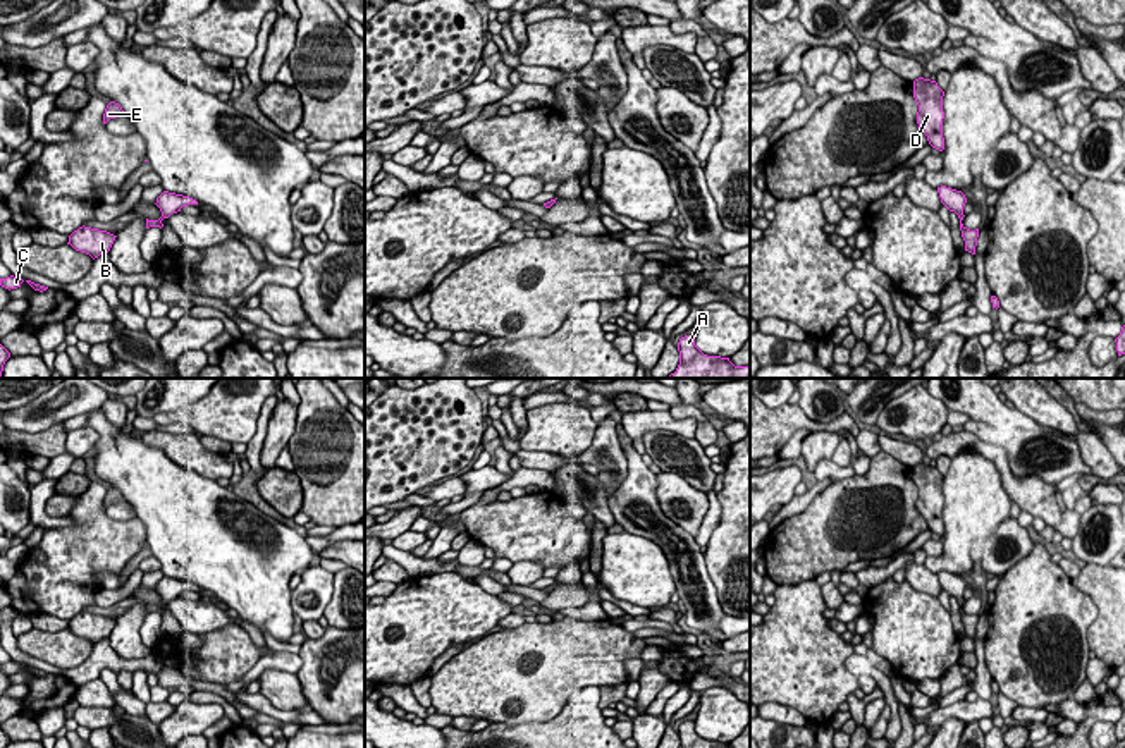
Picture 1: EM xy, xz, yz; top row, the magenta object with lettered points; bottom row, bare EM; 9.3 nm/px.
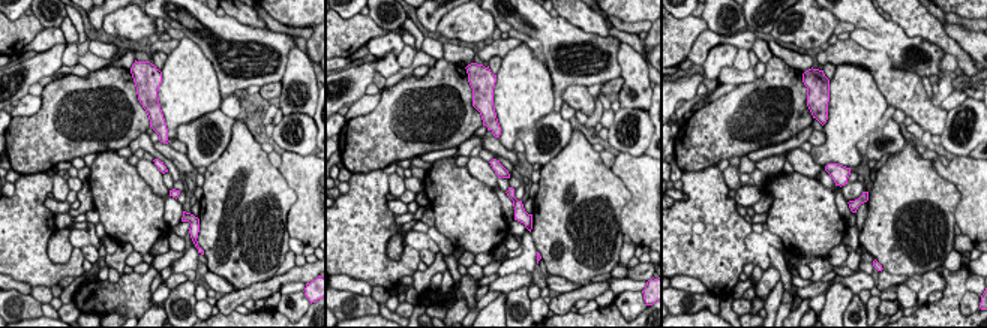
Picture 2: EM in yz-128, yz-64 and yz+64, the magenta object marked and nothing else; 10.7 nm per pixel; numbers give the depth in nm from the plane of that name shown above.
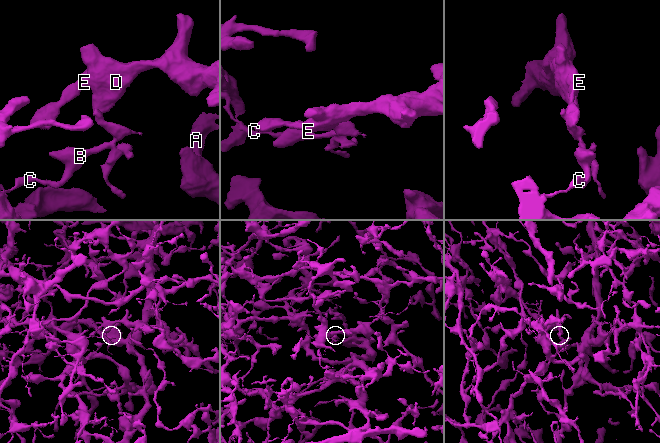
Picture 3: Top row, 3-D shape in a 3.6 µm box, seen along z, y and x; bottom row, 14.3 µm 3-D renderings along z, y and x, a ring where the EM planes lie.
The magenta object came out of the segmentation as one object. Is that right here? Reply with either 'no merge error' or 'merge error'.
no merge error

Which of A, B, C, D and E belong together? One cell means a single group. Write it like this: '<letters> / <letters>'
A B C D E

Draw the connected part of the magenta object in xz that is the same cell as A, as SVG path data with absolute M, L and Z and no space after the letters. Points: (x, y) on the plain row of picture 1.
M685 720L678 727L679 748L731 748L729 743L707 741L695 731L695 720Z

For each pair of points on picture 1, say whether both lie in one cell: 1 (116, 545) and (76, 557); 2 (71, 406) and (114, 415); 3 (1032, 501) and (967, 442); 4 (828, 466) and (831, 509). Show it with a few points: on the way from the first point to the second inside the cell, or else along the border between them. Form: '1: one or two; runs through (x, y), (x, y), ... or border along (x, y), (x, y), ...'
1: one; runs through (105, 545), (86, 549)
2: two; border along (109, 398), (100, 408)
3: one; runs through (1015, 484), (984, 449)
4: two; border along (855, 475), (833, 482)

